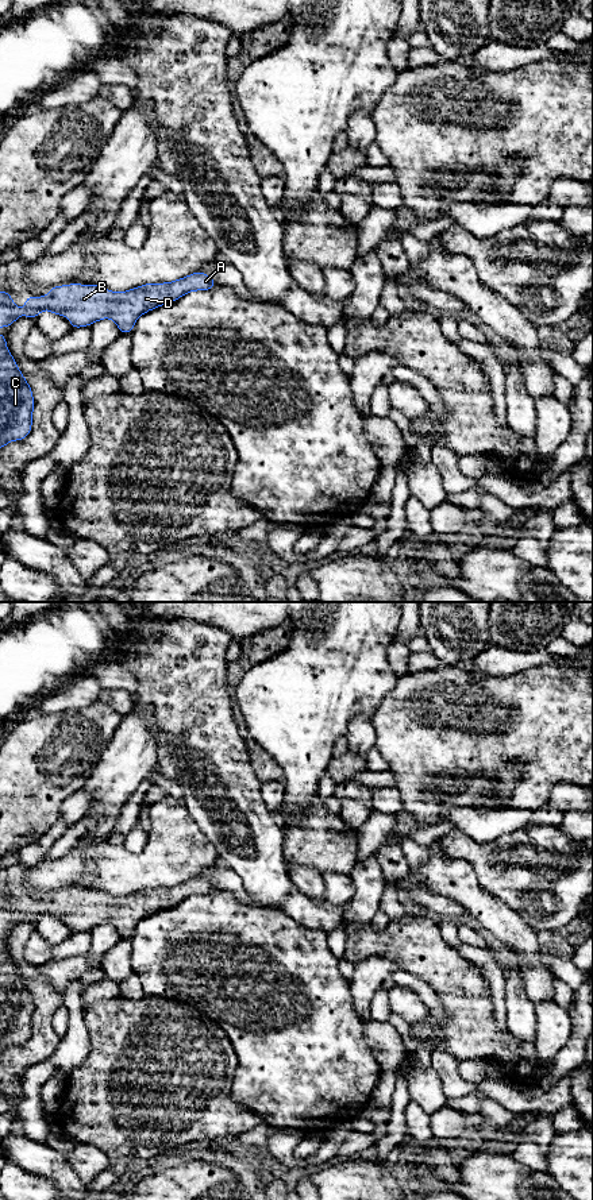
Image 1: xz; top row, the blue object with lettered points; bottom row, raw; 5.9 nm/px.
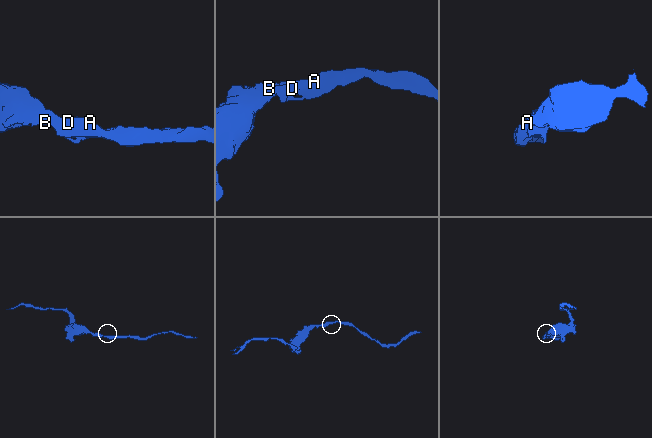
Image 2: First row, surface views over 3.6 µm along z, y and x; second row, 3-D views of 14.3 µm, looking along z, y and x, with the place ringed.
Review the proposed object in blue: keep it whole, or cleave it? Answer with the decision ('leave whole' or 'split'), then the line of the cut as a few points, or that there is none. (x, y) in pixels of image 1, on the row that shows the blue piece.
leave whole | no cut

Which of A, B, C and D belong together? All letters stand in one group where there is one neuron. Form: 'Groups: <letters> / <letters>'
Groups: A B C D

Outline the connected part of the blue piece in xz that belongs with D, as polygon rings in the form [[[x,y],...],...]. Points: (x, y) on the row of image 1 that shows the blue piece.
[[[200,271],[167,283],[145,283],[123,293],[113,293],[99,285],[70,283],[53,286],[47,297],[26,296],[23,312],[12,302],[9,292],[0,292],[0,327],[12,325],[20,315],[35,320],[41,310],[47,309],[68,316],[73,328],[109,317],[122,333],[131,333],[136,319],[147,310],[170,304],[189,292],[215,286],[217,283],[212,277]]]

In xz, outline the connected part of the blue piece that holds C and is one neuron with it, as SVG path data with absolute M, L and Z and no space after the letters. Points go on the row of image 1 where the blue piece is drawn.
M0 335L0 448L12 440L23 440L32 424L34 398L30 385Z

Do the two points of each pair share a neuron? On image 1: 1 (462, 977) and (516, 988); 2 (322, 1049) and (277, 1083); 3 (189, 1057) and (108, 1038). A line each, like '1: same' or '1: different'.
1: different
2: same
3: same

